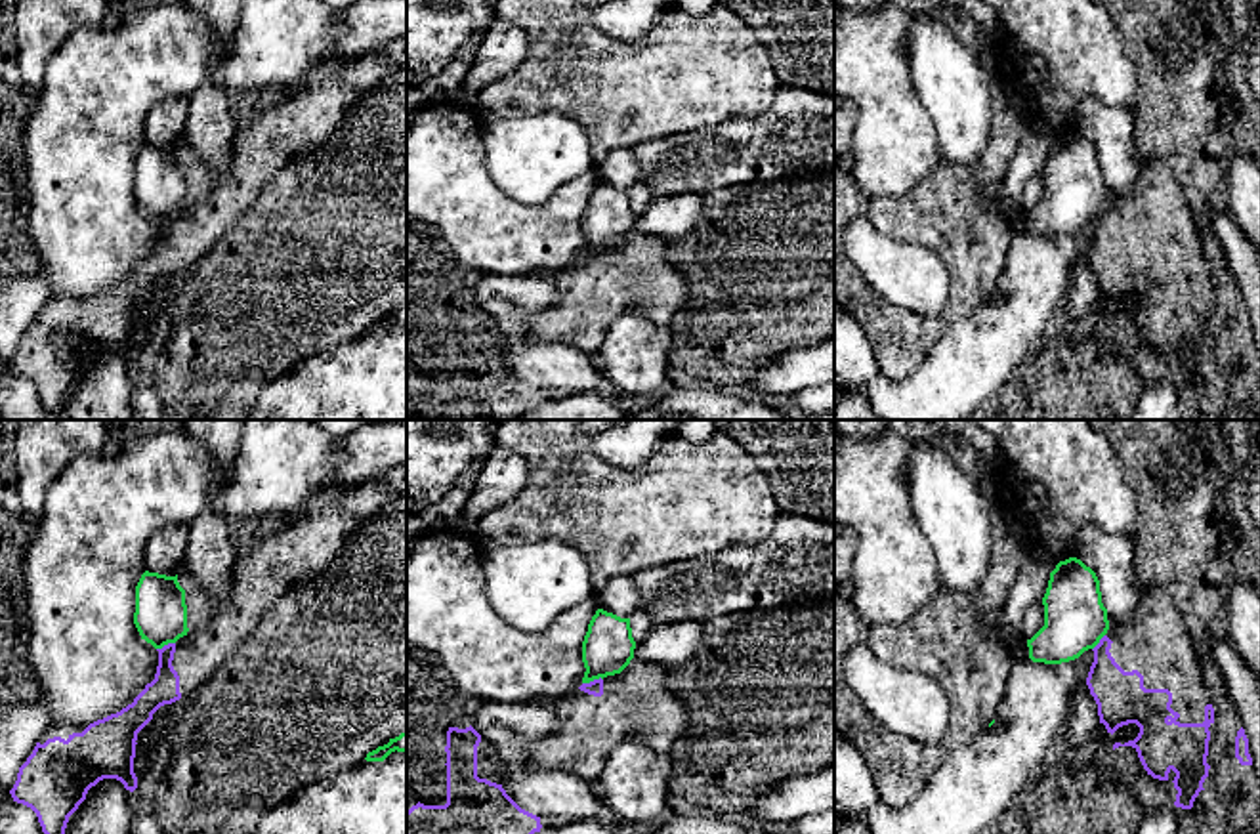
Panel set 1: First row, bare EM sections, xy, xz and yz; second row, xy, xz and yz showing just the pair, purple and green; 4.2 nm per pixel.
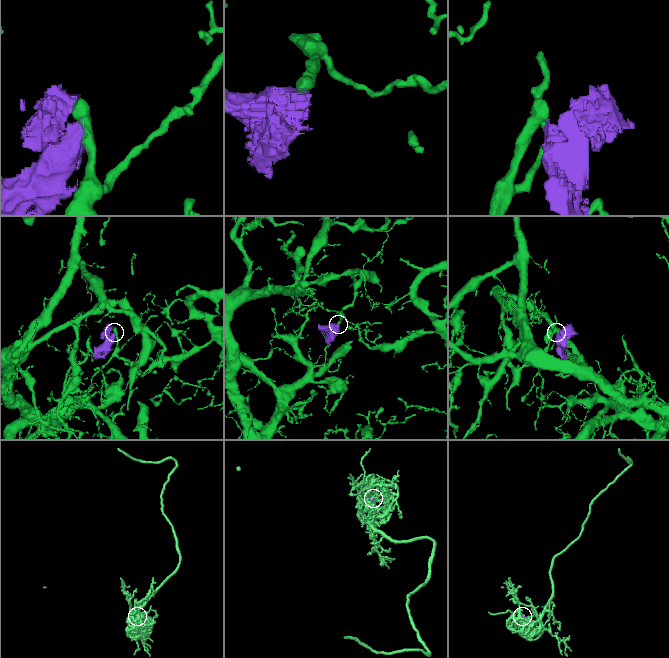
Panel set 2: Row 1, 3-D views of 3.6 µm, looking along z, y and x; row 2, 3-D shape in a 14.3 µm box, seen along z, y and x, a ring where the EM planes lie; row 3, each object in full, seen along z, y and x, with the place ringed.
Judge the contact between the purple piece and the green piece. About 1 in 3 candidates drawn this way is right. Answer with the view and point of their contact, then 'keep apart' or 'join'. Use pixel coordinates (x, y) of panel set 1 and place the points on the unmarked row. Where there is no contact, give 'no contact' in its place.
xz (594, 252) | keep apart

